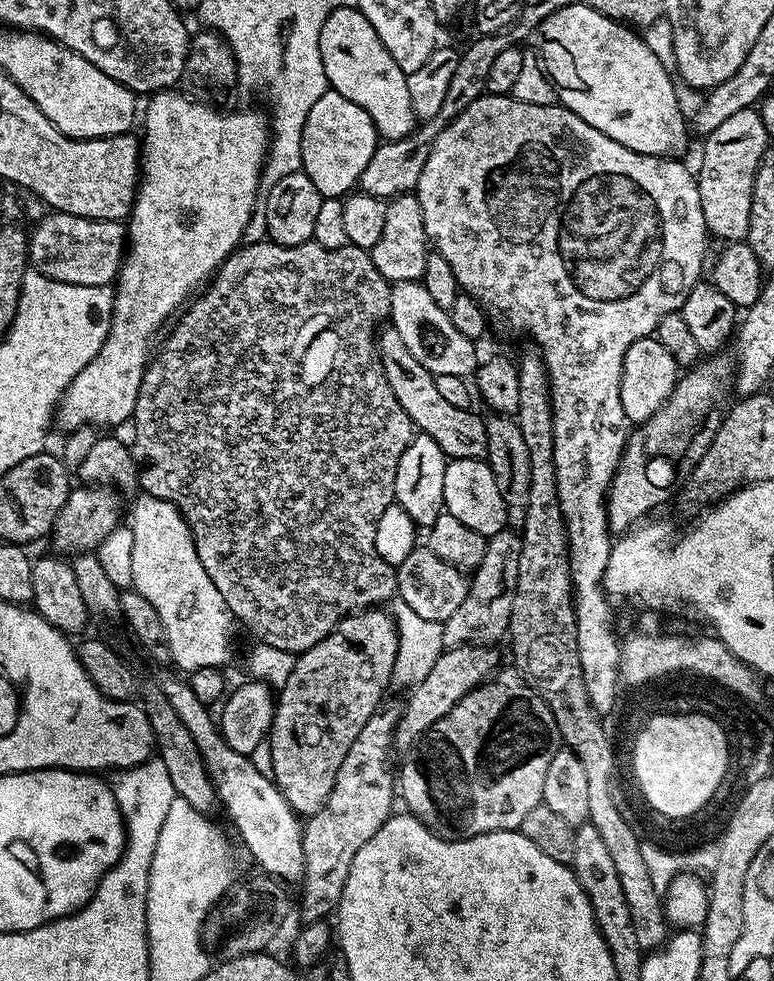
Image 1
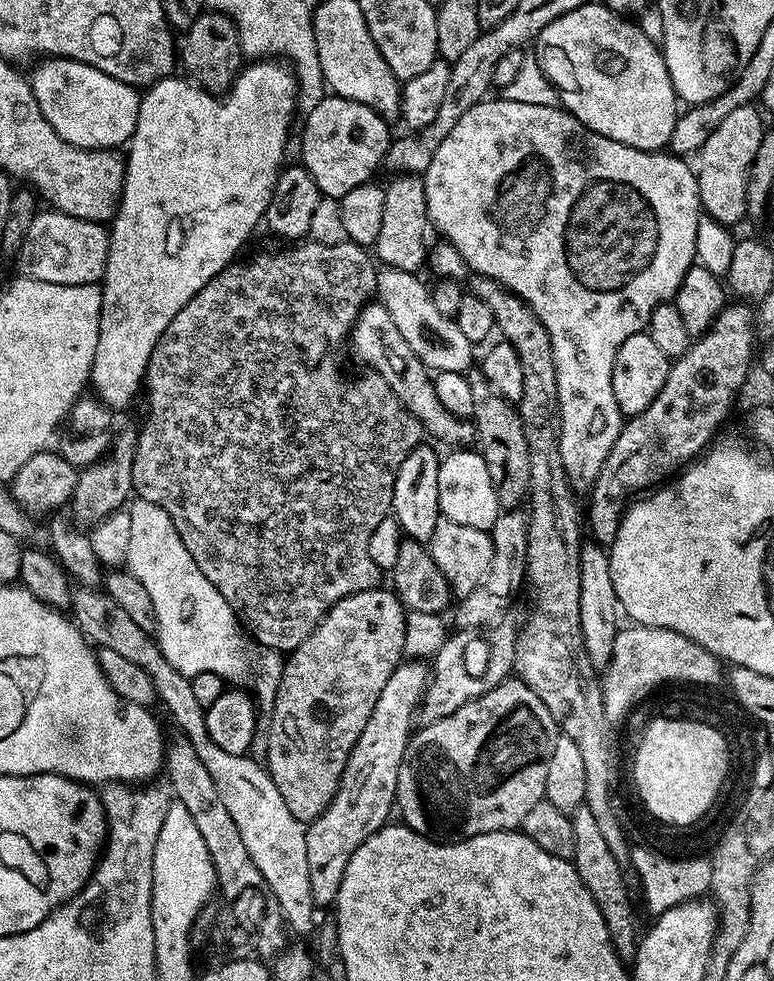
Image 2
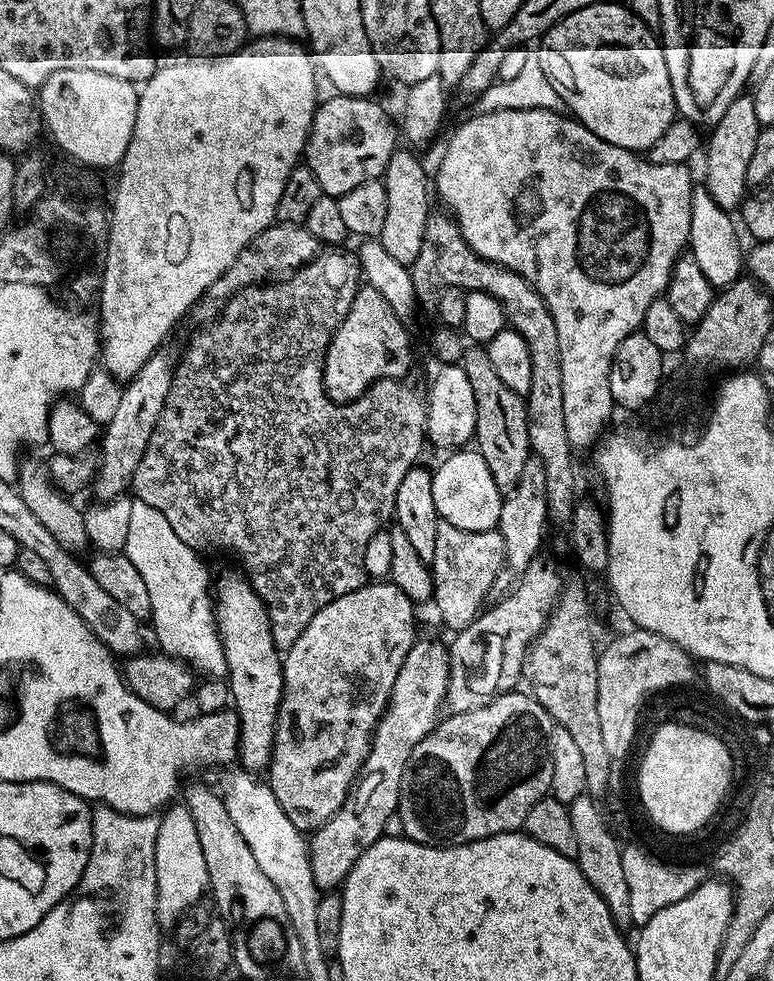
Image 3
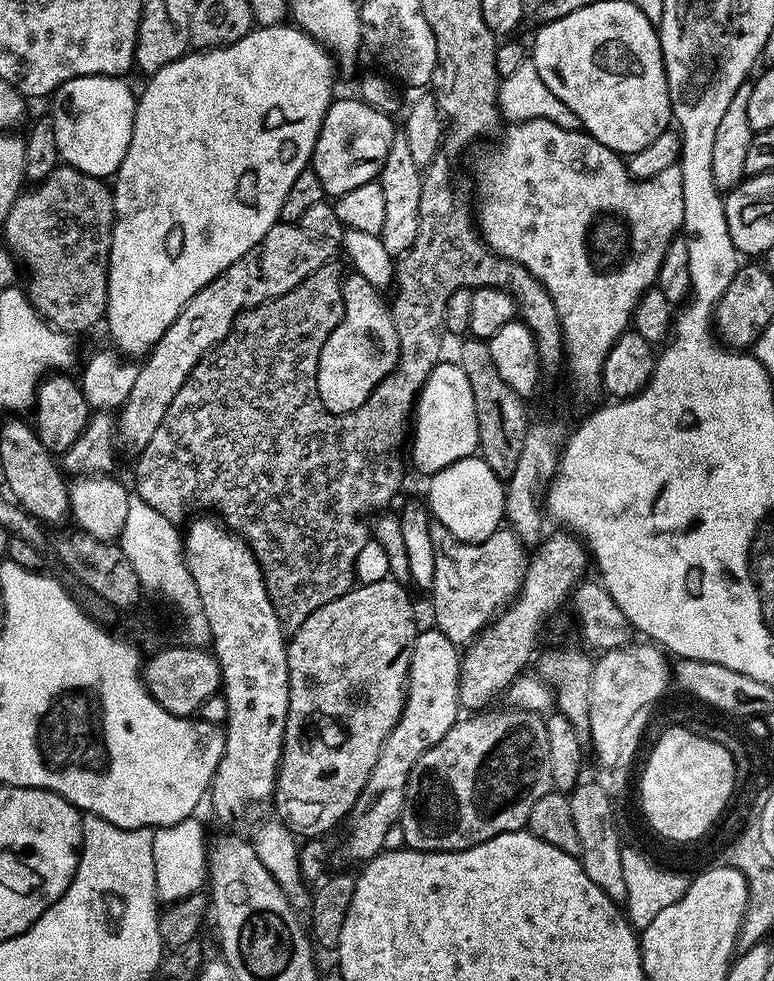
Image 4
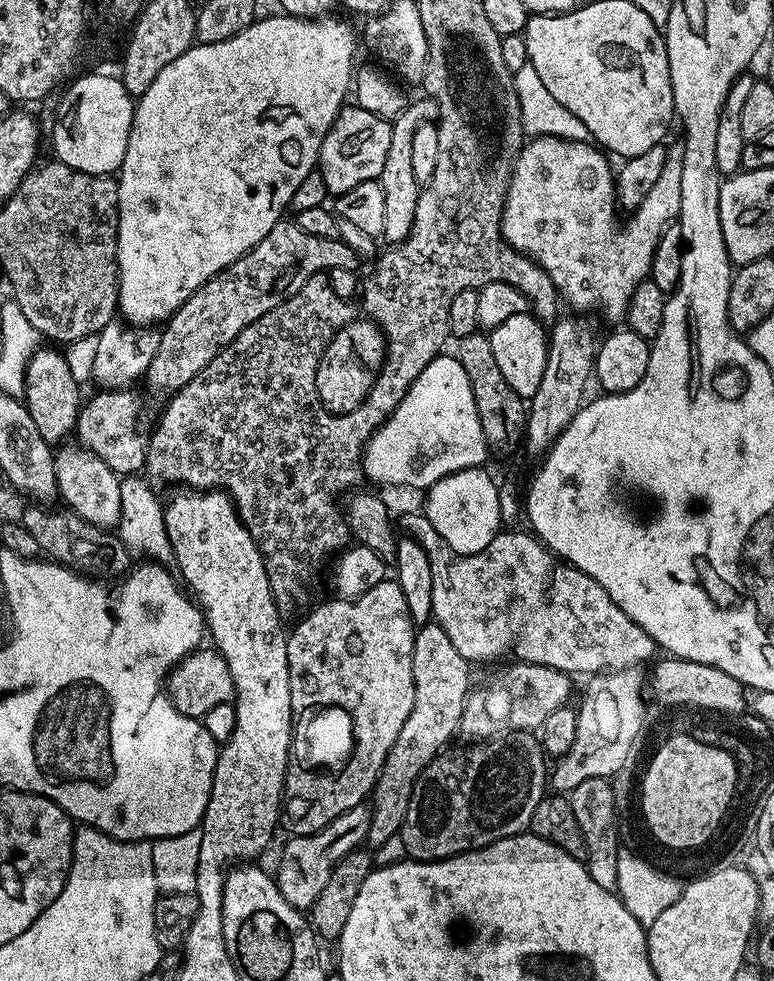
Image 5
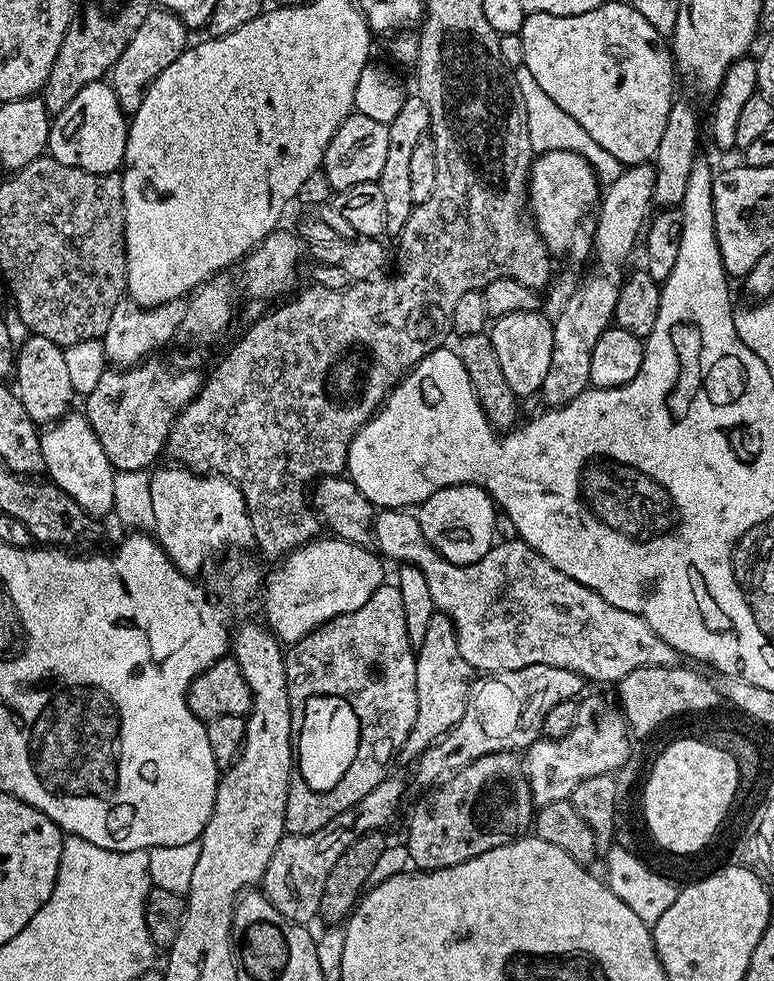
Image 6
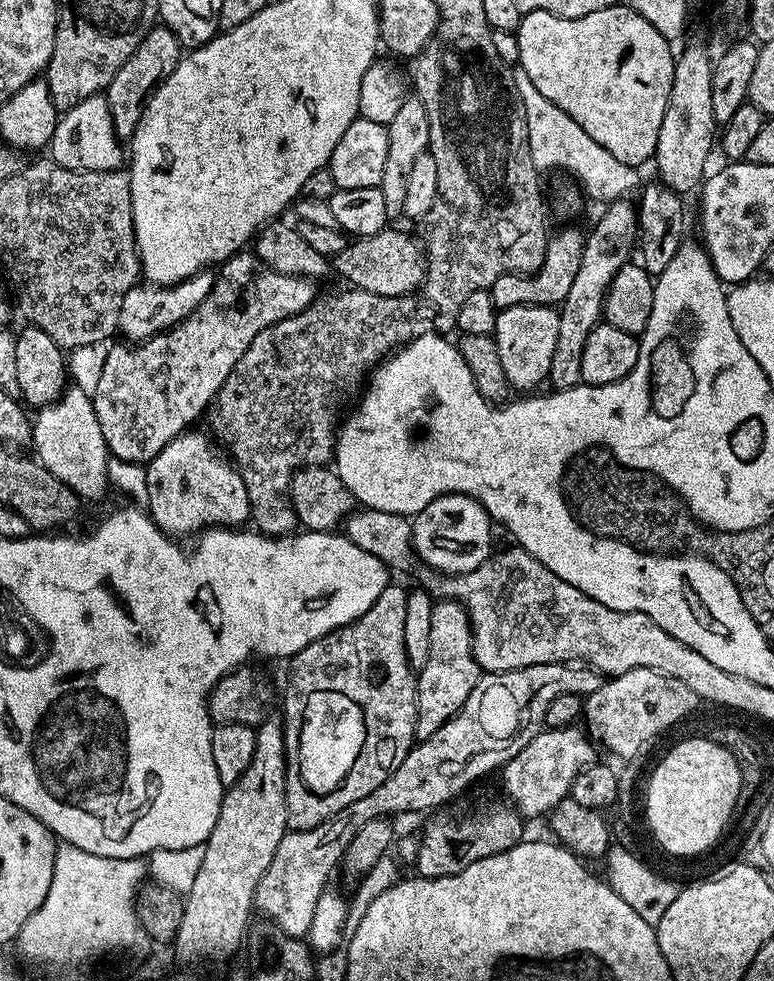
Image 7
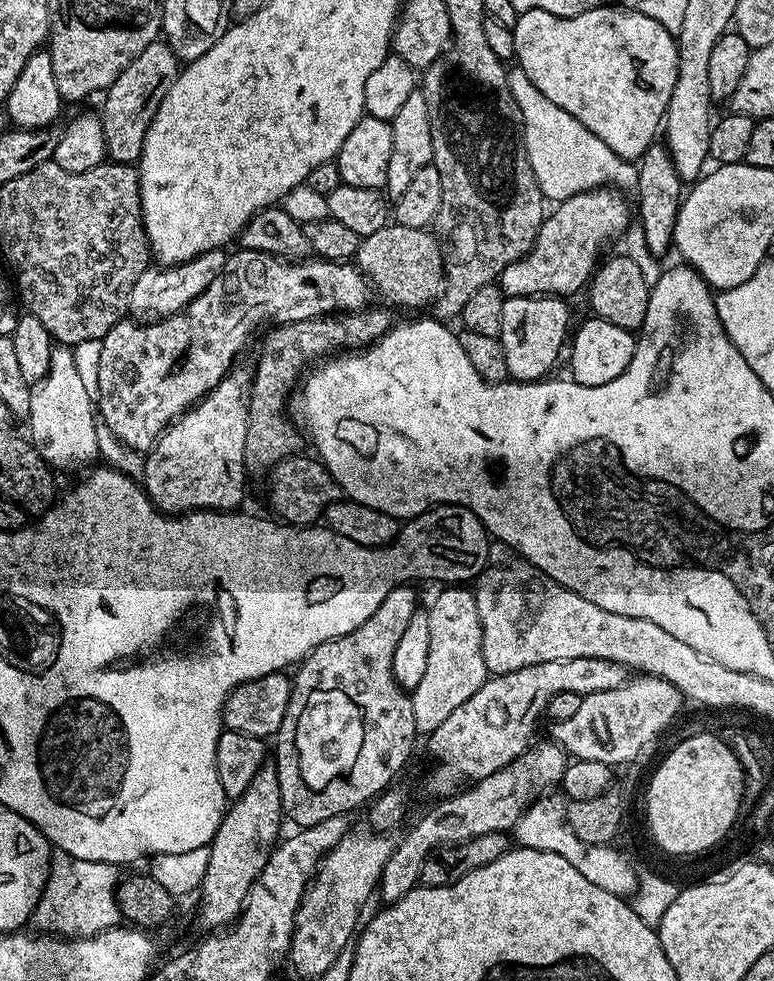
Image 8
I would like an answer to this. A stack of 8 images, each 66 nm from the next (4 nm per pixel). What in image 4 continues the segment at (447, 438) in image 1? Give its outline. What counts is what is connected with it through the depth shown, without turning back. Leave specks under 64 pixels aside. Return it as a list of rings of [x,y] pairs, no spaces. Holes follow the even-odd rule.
[[[355,272],[348,273],[341,279],[344,312],[338,326],[332,330],[330,336],[323,343],[319,352],[318,370],[316,371],[316,393],[328,412],[336,415],[352,413],[362,406],[380,384],[382,376],[388,376],[400,361],[401,343],[398,339],[398,330],[394,326],[391,309],[386,300],[383,300],[381,291],[372,286],[362,275]]]

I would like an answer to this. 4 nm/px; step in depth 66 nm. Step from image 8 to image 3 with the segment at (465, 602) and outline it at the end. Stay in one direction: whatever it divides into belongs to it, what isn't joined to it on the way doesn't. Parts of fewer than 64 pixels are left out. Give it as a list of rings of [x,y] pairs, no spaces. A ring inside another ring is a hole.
[[[417,639],[412,645],[410,654],[406,654],[406,662],[402,662],[402,670],[398,670],[398,678],[394,678],[394,690],[388,699],[388,708],[381,714],[380,721],[376,724],[372,735],[372,745],[364,760],[363,775],[348,791],[348,796],[342,802],[340,809],[321,828],[311,833],[308,840],[310,870],[314,873],[314,882],[321,893],[331,893],[343,885],[354,862],[358,862],[358,858],[362,858],[364,851],[374,846],[374,842],[378,842],[380,837],[385,835],[387,828],[384,827],[387,826],[388,819],[391,816],[393,819],[397,815],[402,790],[402,774],[406,770],[406,762],[410,754],[414,754],[414,746],[418,746],[418,742],[422,742],[426,734],[433,732],[441,719],[449,674],[447,647],[443,643],[440,645],[436,640]]]

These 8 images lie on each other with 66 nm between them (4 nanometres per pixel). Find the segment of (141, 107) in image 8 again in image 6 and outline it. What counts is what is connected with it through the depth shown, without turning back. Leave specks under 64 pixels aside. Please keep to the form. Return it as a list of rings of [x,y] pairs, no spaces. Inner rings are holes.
[[[156,6],[146,14],[146,22],[138,26],[138,34],[134,34],[130,46],[122,50],[122,58],[114,62],[110,73],[112,89],[124,113],[131,114],[138,110],[138,106],[142,106],[142,98],[154,78],[158,78],[158,74],[162,74],[162,70],[166,70],[166,66],[170,66],[170,62],[174,62],[174,58],[178,58],[189,47],[188,36],[189,28],[173,12]]]

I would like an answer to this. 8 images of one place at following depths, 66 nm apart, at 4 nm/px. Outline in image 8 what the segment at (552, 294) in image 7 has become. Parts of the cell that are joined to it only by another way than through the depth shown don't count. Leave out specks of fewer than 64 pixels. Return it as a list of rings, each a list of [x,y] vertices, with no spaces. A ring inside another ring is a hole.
[[[605,186],[595,188],[593,192],[574,194],[574,198],[569,200],[559,201],[553,207],[556,209],[553,212],[551,209],[545,215],[540,233],[532,249],[522,258],[518,258],[518,262],[510,262],[510,266],[506,266],[506,270],[502,270],[498,283],[505,297],[558,296],[572,298],[575,292],[583,293],[597,269],[598,261],[601,259],[600,248],[606,247],[611,240],[618,239],[628,228],[628,208],[630,212],[630,204],[627,204],[620,196],[623,195],[619,191]]]

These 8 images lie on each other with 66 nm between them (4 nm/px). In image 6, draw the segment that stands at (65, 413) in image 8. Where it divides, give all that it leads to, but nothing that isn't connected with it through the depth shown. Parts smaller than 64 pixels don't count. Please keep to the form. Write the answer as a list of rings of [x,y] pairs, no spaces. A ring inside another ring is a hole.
[[[71,412],[49,425],[40,435],[45,473],[52,483],[65,490],[66,494],[78,502],[78,506],[86,510],[96,519],[112,512],[114,502],[115,468],[106,458],[102,444],[98,442],[87,417],[80,412]]]

